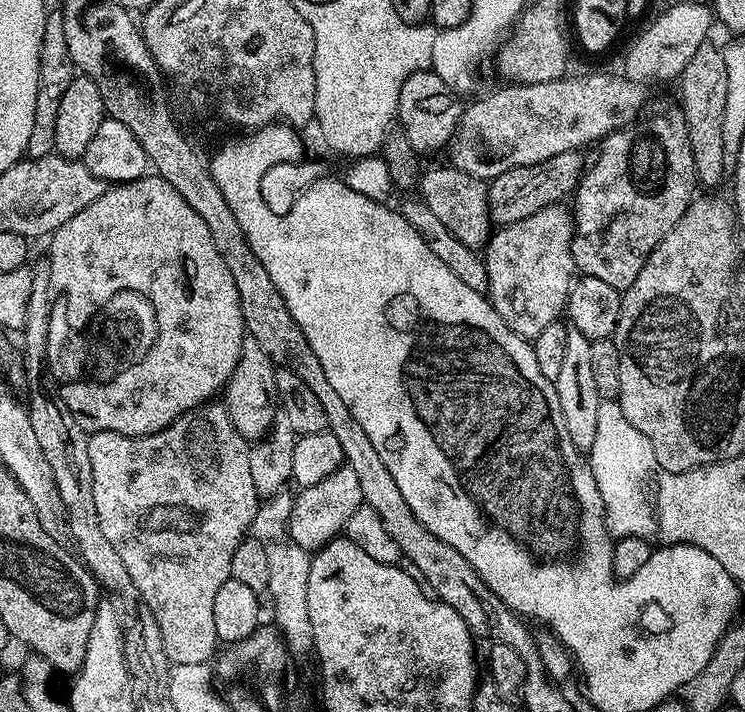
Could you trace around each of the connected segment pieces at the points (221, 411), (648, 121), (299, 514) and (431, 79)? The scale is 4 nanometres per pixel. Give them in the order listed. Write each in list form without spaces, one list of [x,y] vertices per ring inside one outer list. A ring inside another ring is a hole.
[[[209,402],[148,436],[93,432],[88,436],[88,449],[98,526],[110,546],[118,550],[122,566],[130,570],[137,597],[144,599],[143,607],[150,609],[158,622],[169,665],[208,664],[218,652],[214,594],[230,578],[234,550],[249,535],[258,507],[254,477],[250,474],[249,441],[234,430],[223,403]]]
[[[679,107],[664,108],[657,116],[641,115],[639,118],[627,124],[625,128],[619,128],[616,132],[611,132],[603,140],[599,141],[598,148],[600,153],[596,156],[596,161],[589,163],[584,170],[584,176],[580,179],[574,193],[574,201],[576,200],[576,208],[574,207],[574,227],[572,230],[572,257],[576,263],[577,273],[589,276],[590,278],[598,278],[601,282],[607,282],[609,286],[614,286],[621,290],[628,288],[634,282],[634,278],[638,278],[642,266],[646,266],[646,258],[650,258],[652,251],[658,246],[658,242],[662,242],[662,238],[674,225],[678,222],[678,218],[682,218],[687,212],[689,204],[693,198],[689,195],[690,188],[698,188],[698,181],[695,170],[694,154],[691,152],[690,139],[687,138],[686,122],[683,120],[683,114]],[[642,180],[658,180],[658,186],[662,186],[664,196],[658,198],[644,198],[640,196],[640,192],[634,192],[634,182],[642,182]]]
[[[341,464],[334,474],[326,474],[322,482],[311,484],[308,488],[300,488],[292,497],[292,509],[290,510],[290,522],[288,523],[288,539],[291,543],[302,546],[309,554],[326,547],[329,542],[337,539],[347,529],[350,514],[358,510],[358,506],[364,503],[362,498],[362,485],[358,477],[348,464]]]
[[[431,70],[414,72],[402,84],[398,98],[398,124],[404,128],[410,146],[417,154],[436,152],[445,147],[456,134],[462,111],[461,97],[438,74]]]

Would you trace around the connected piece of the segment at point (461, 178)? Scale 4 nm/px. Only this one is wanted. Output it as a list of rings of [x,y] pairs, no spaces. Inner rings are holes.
[[[451,166],[432,168],[429,172],[427,169],[419,179],[418,196],[431,213],[445,224],[446,230],[458,238],[458,242],[477,250],[488,243],[494,225],[488,209],[488,184],[485,181]]]

